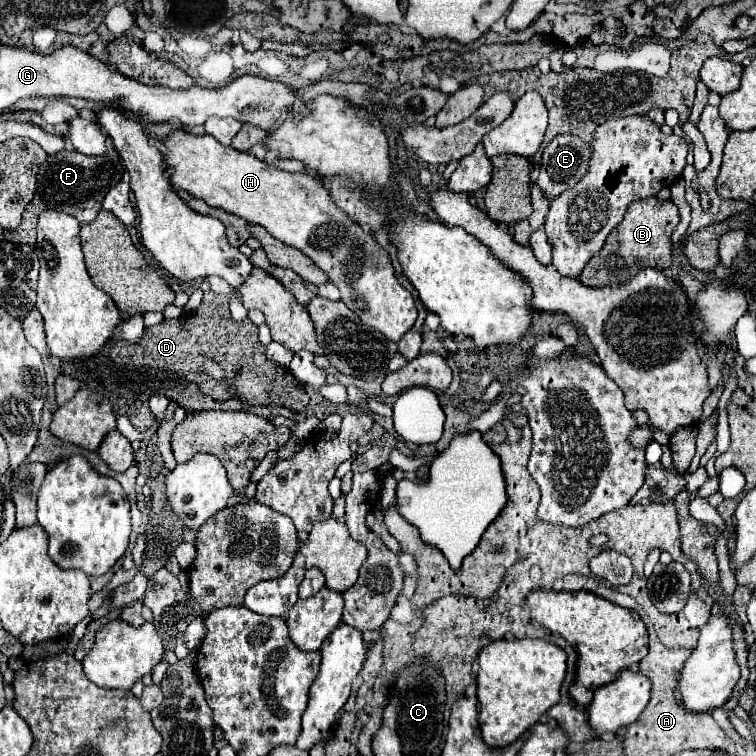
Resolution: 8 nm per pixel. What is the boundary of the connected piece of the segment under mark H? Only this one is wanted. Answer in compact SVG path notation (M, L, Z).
M173 130L169 138L163 138L163 158L167 170L171 170L171 184L177 190L187 190L191 196L201 198L209 206L223 208L235 216L245 218L251 224L261 224L267 228L269 234L277 236L283 244L289 244L297 250L301 250L305 256L309 256L327 276L329 280L341 290L341 300L359 314L359 318L381 332L385 338L399 342L405 332L409 332L417 320L417 308L413 302L411 292L407 292L397 280L395 272L389 260L389 254L375 242L373 234L363 228L361 224L355 224L349 216L345 216L341 210L337 210L335 202L331 200L329 192L309 174L305 172L283 172L277 168L267 166L263 160L239 152L231 146L219 144L213 136L195 136L185 130Z

